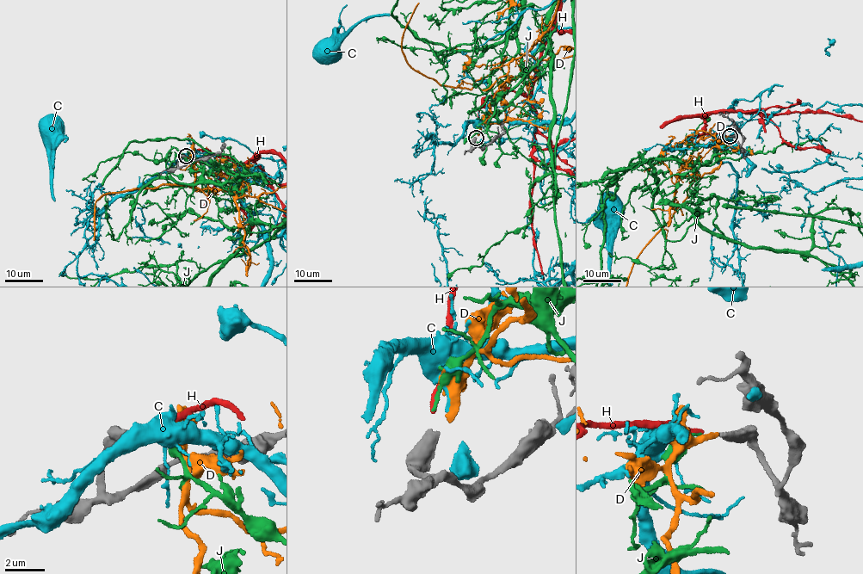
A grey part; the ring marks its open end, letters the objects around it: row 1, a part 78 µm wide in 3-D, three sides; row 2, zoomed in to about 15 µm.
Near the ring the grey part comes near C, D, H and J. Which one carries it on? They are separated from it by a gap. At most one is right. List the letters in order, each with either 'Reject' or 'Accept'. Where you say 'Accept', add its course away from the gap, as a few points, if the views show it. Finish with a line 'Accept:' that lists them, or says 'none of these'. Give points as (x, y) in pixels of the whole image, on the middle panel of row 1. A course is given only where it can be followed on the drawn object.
C: Reject
D: Reject
H: Reject
J: Reject
Accept: none of these

